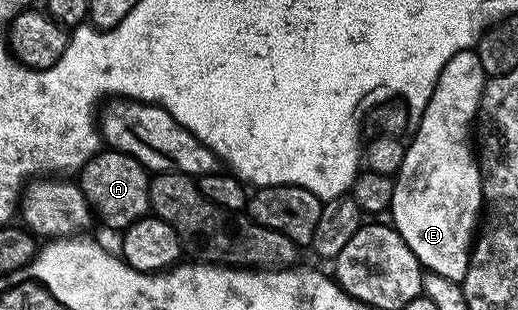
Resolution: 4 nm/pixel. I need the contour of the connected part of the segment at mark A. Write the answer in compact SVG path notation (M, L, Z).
M101 150L85 162L78 173L78 183L84 192L89 208L95 219L101 220L108 228L123 230L150 212L150 173L125 152Z

